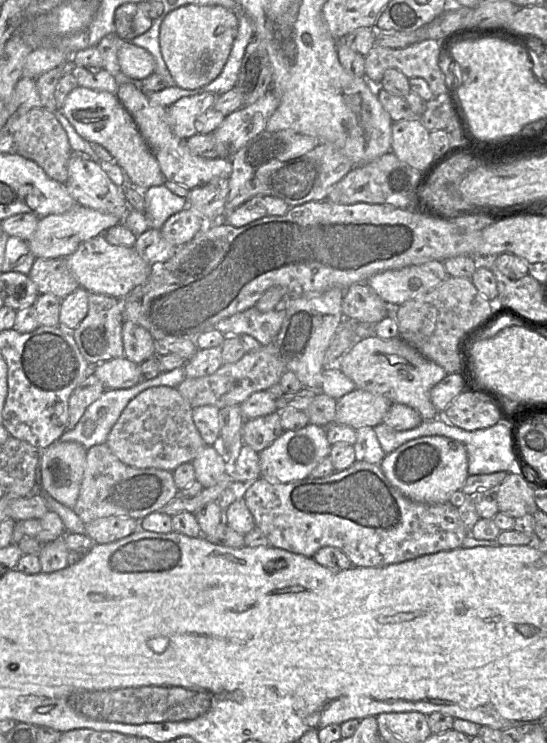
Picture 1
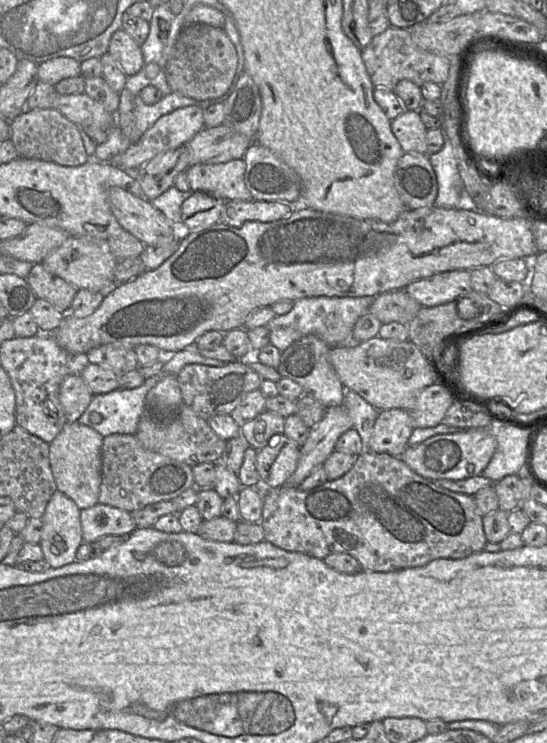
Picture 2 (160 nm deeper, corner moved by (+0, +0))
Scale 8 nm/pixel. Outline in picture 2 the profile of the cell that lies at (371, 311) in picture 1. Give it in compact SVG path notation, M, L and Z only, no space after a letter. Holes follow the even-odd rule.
M405 290L389 291L378 295L368 313L382 324L398 322L407 325L422 308Z

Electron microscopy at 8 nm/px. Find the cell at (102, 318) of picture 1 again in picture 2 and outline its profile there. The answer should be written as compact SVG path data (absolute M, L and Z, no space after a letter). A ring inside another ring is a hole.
M104 344L90 349L83 356L88 363L112 370L117 375L123 375L139 367L134 350L121 345Z

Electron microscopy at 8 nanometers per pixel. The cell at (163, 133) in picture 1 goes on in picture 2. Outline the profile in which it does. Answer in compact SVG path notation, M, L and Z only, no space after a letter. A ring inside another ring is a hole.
M243 159L219 164L195 164L189 166L185 173L192 192L204 192L223 200L253 200L244 182Z

